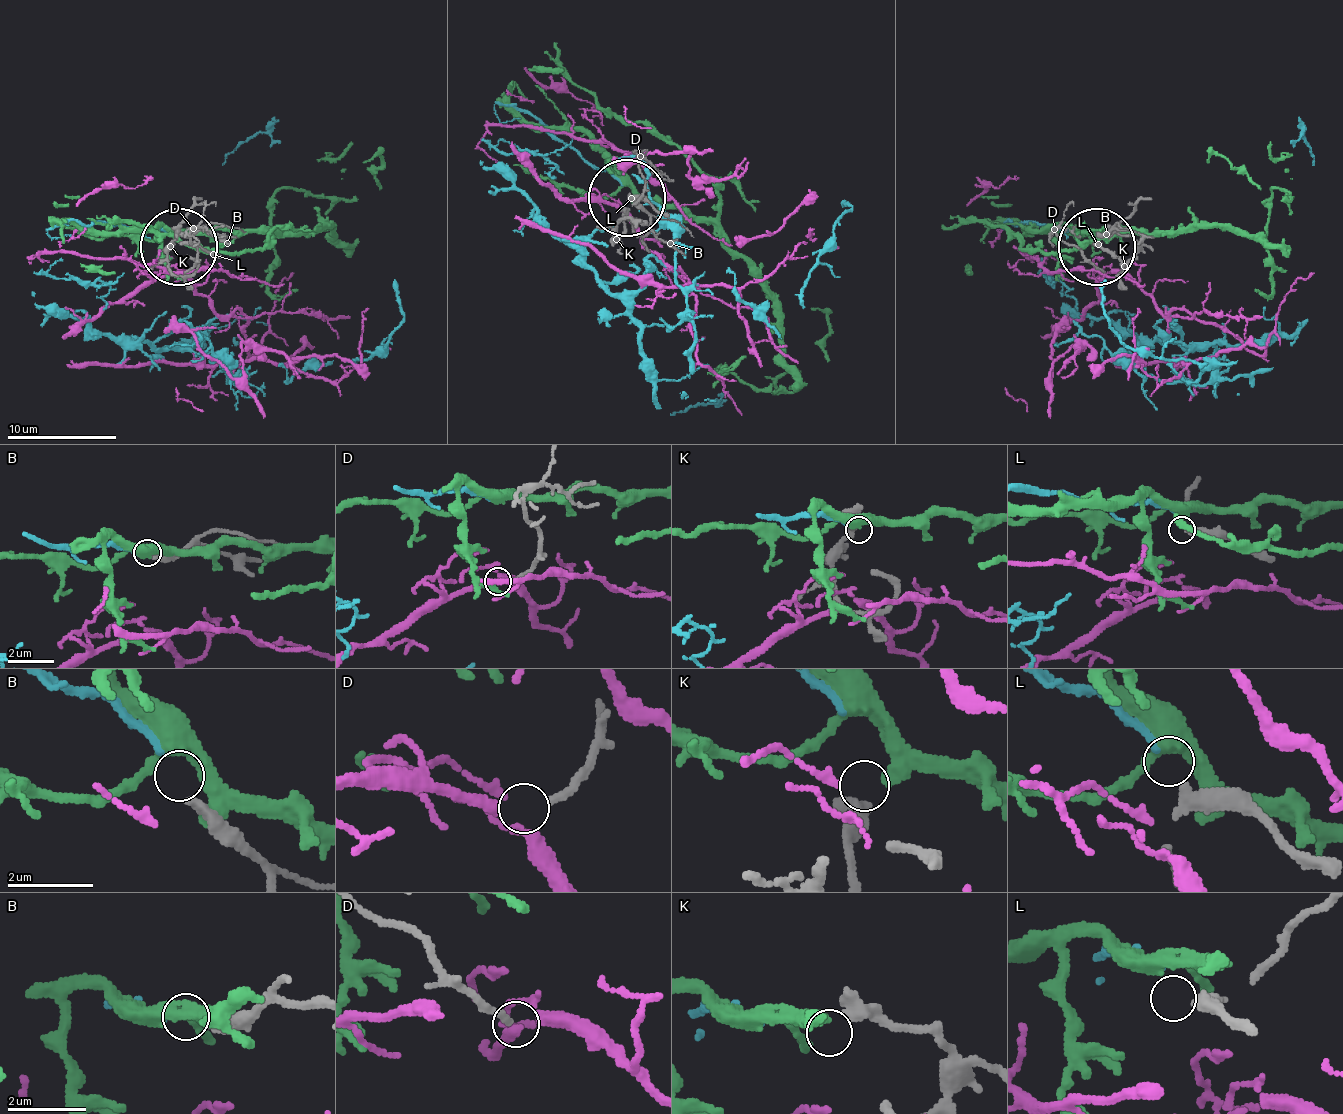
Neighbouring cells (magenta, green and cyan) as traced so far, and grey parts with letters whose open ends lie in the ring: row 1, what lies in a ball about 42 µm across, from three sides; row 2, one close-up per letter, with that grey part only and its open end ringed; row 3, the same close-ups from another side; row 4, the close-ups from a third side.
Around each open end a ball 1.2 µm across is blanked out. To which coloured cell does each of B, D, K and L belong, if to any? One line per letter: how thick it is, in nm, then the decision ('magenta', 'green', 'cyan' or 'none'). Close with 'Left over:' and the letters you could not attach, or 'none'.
B: 300 nm thick; cyan
D: 170 nm thick; magenta
K: 460 nm thick; green
L: 360 nm thick; none
Left over: L

